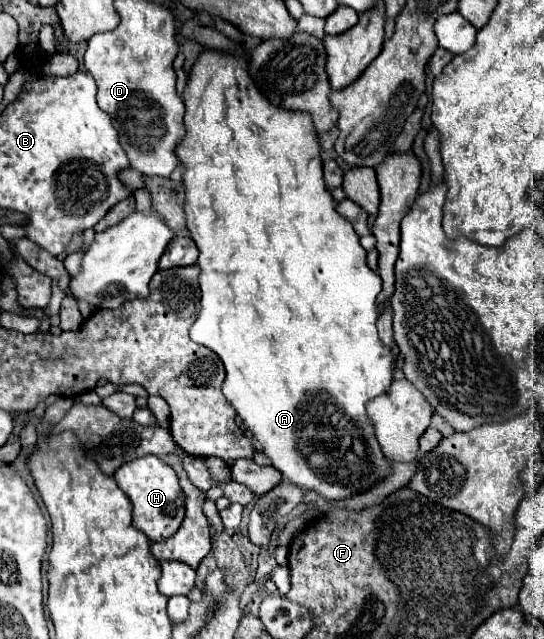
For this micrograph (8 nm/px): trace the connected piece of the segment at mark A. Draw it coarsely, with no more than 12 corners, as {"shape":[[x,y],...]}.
{"shape":[[246,57],[184,89],[190,339],[290,483],[392,475],[382,279]]}

